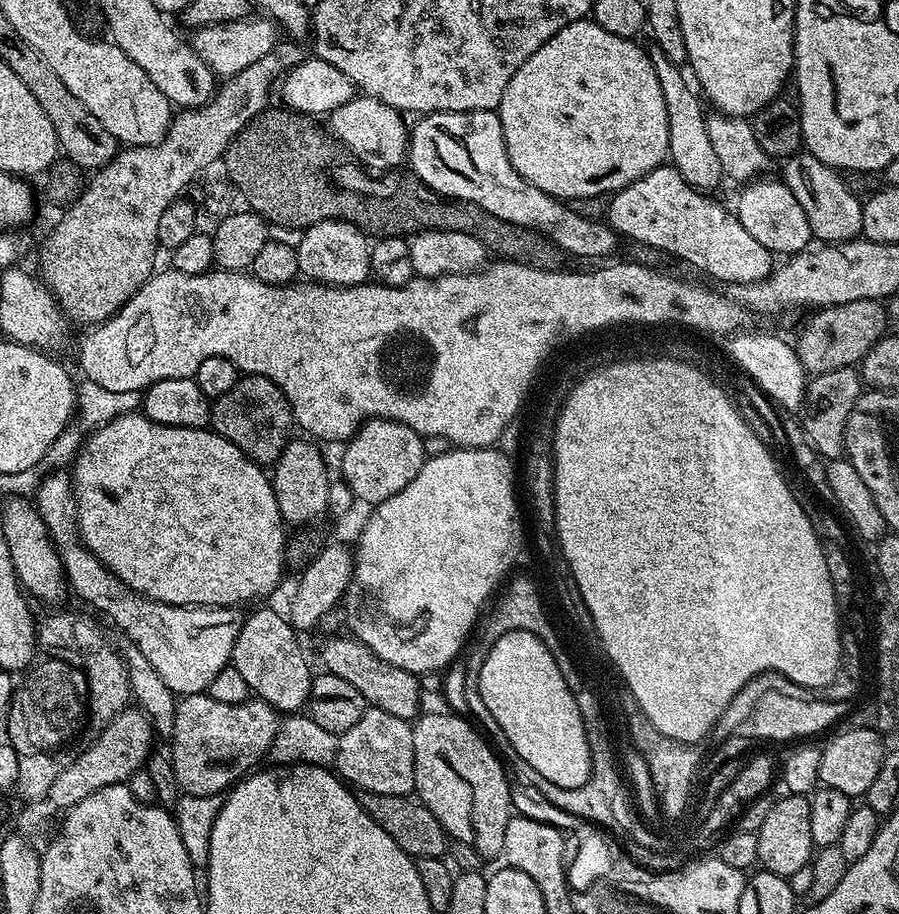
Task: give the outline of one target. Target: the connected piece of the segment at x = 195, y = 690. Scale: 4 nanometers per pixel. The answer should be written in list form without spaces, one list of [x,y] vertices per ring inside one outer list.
[[[48,474],[41,479],[34,493],[34,507],[60,553],[69,589],[90,607],[105,612],[128,635],[125,637],[130,643],[142,650],[146,662],[158,670],[158,678],[162,678],[177,697],[207,693],[210,682],[218,678],[223,668],[229,667],[245,613],[239,607],[201,608],[187,604],[163,604],[130,590],[126,582],[118,579],[78,539],[72,486],[67,475],[60,475],[64,474]]]

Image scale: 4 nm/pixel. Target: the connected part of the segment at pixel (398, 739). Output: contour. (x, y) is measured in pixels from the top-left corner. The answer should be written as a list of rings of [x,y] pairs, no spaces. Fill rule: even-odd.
[[[369,707],[350,730],[346,730],[338,737],[334,768],[340,779],[351,785],[353,789],[374,794],[390,794],[391,796],[412,796],[415,793],[414,734],[409,721],[394,718],[394,714],[386,714],[386,710]]]

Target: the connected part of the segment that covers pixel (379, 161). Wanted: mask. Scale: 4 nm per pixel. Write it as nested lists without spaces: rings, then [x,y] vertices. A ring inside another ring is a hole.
[[[358,94],[350,102],[346,102],[346,106],[338,106],[338,110],[331,112],[326,124],[329,124],[327,127],[331,135],[339,140],[365,169],[384,174],[389,170],[399,169],[399,164],[405,163],[410,128],[407,123],[404,125],[404,120],[405,117],[397,108],[378,102],[378,98]]]

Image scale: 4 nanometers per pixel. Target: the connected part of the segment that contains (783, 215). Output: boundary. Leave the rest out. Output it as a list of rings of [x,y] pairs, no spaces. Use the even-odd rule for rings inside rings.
[[[753,178],[739,189],[740,197],[734,205],[736,217],[755,240],[766,246],[768,252],[780,258],[795,256],[796,253],[805,251],[811,245],[808,243],[813,243],[814,240],[806,210],[802,210],[798,198],[790,194],[790,186],[786,186],[783,179],[766,179]]]

